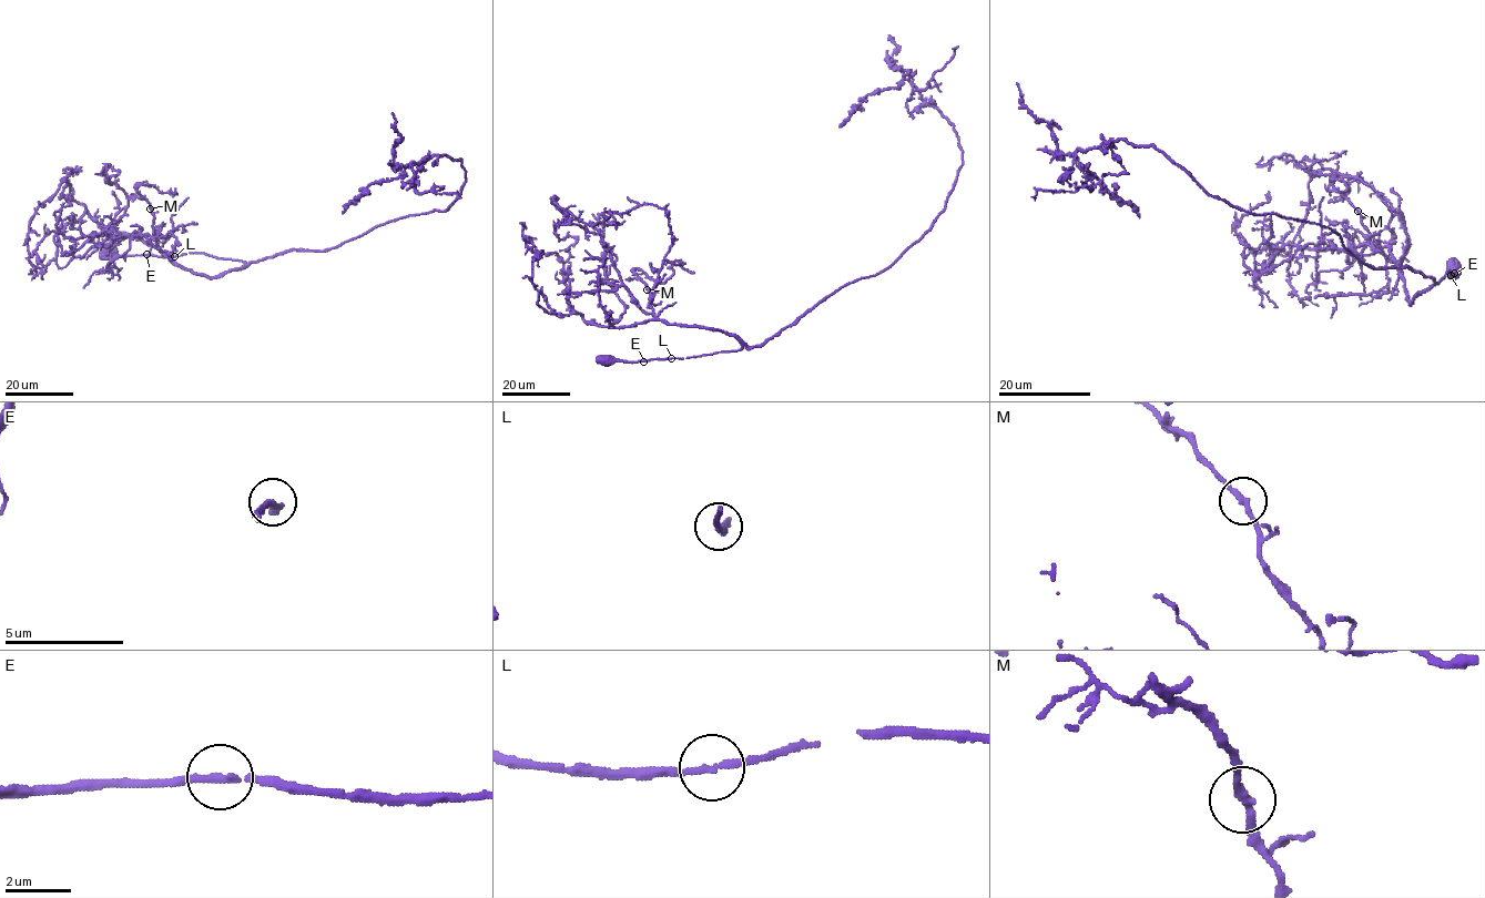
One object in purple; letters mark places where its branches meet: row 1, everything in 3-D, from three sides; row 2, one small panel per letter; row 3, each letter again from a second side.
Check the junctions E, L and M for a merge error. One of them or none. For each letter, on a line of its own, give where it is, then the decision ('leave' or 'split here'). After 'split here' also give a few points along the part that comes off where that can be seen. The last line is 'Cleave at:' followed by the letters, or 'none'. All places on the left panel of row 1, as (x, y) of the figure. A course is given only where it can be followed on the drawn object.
E: (146, 254) | leave
L: (174, 256) | leave
M: (150, 208) | leave
Cleave at: none

